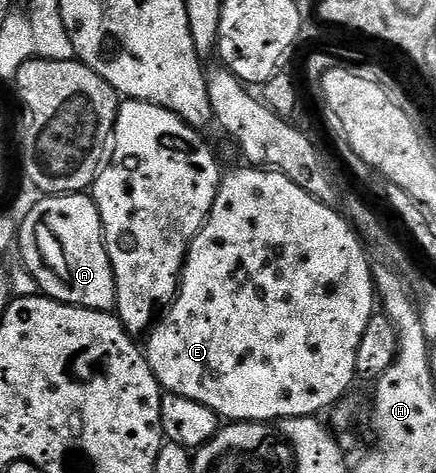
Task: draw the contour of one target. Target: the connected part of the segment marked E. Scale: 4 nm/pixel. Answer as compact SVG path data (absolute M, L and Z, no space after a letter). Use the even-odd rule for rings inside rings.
M246 168L250 170L229 170L222 175L216 200L206 217L200 232L190 242L186 260L182 263L182 276L178 293L164 313L155 321L144 342L144 353L159 386L167 394L179 394L188 400L196 400L218 414L219 419L230 422L260 422L274 424L283 418L309 418L321 415L321 410L331 407L347 397L350 385L358 374L356 356L360 340L364 340L364 328L368 328L376 313L376 291L372 262L366 259L366 250L359 231L349 221L337 214L334 206L325 206L316 196L308 196L278 170Z

